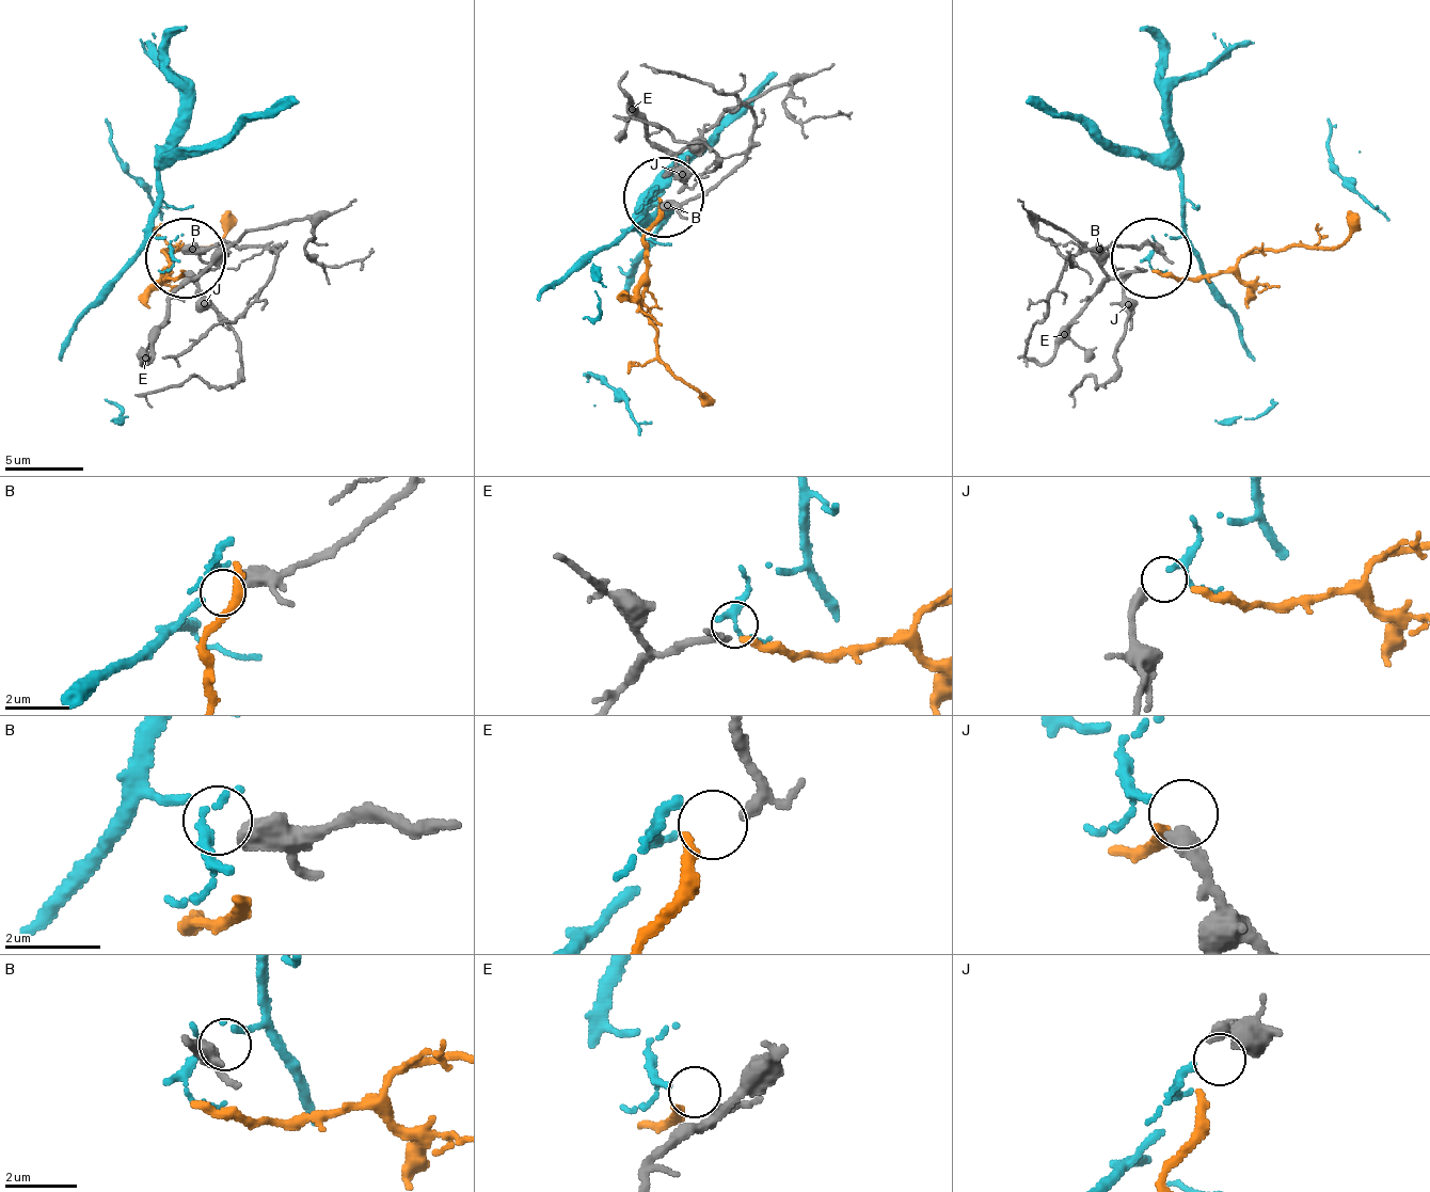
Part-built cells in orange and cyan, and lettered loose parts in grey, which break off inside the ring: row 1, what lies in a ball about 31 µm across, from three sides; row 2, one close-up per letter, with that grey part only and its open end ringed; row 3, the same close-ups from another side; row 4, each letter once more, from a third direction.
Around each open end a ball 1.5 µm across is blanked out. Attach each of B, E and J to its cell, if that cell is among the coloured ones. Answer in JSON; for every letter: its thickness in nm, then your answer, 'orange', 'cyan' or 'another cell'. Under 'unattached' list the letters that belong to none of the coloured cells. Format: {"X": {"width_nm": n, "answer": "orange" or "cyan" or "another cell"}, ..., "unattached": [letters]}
{"B": {"width_nm": 480, "answer": "another cell"}, "E": {"width_nm": 170, "answer": "orange"}, "J": {"width_nm": 360, "answer": "cyan"}, "unattached": ["B"]}

